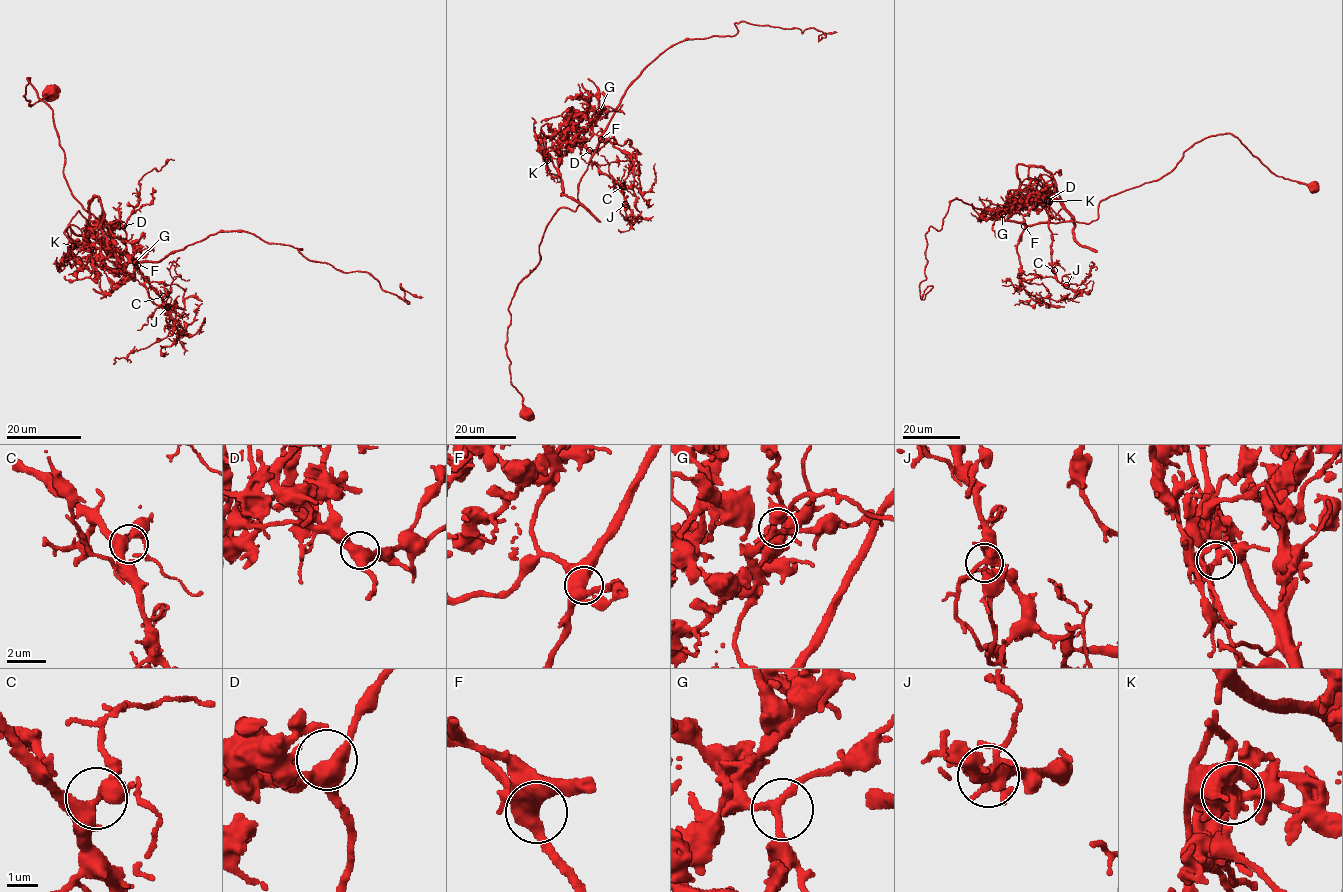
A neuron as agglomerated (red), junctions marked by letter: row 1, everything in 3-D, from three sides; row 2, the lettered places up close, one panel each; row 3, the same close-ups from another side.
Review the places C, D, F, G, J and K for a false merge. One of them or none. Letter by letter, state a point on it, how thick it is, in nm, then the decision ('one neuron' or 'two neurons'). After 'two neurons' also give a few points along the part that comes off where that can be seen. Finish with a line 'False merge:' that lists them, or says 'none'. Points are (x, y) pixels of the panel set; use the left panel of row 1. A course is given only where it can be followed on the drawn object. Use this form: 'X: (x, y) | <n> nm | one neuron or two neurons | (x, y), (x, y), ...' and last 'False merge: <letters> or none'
C: (163, 296) | 420 nm | one neuron
D: (123, 225) | 440 nm | one neuron
F: (137, 265) | 500 nm | one neuron
G: (135, 262) | 240 nm | one neuron
J: (167, 307) | 360 nm | one neuron
K: (73, 246) | 360 nm | two neurons | (73, 246), (81, 261), (102, 248), (134, 263), (73, 195), (52, 111), (27, 77), (30, 106), (52, 91)
False merge: K

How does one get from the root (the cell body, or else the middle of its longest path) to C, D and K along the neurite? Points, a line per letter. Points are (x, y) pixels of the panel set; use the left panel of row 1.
C: (51, 91), (31, 107), (27, 78), (52, 111), (71, 194), (105, 226), (111, 247), (126, 252), (163, 296)
D: (51, 91), (31, 107), (27, 78), (52, 111), (71, 194), (120, 252), (123, 225)
K: (51, 91), (31, 107), (27, 78), (71, 194), (119, 252), (126, 231), (100, 225), (83, 261), (73, 246)

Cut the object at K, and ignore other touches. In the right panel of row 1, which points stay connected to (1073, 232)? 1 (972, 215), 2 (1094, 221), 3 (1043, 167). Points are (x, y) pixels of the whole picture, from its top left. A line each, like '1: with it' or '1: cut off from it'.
1: with it
2: cut off from it
3: with it

